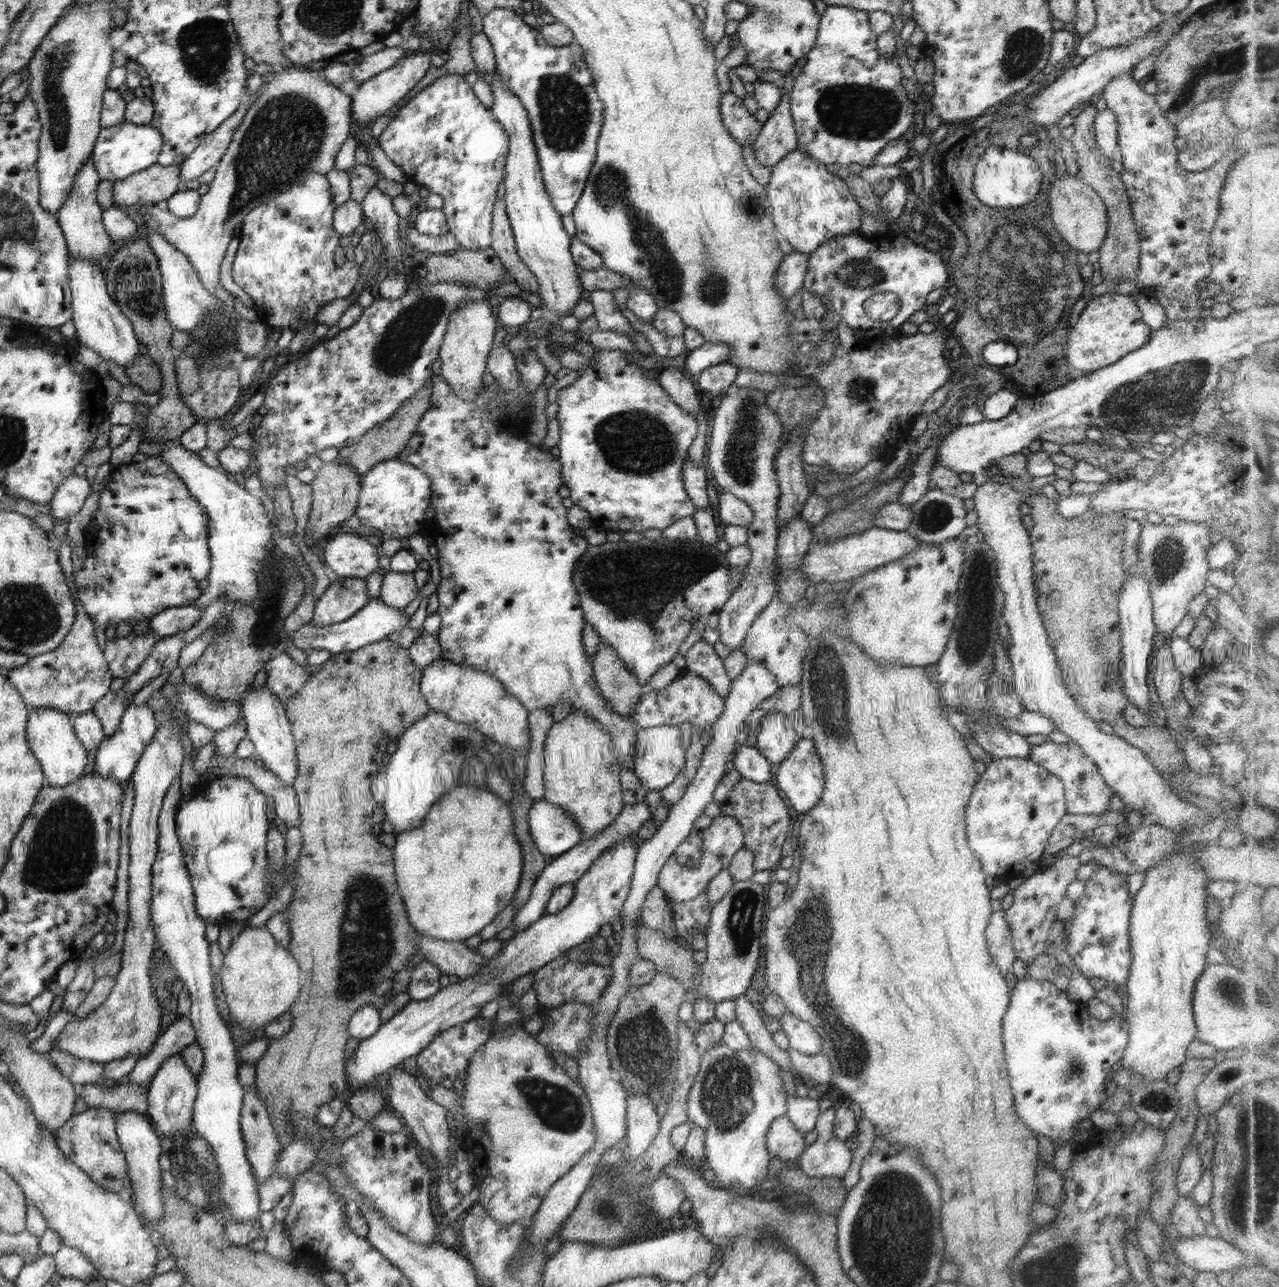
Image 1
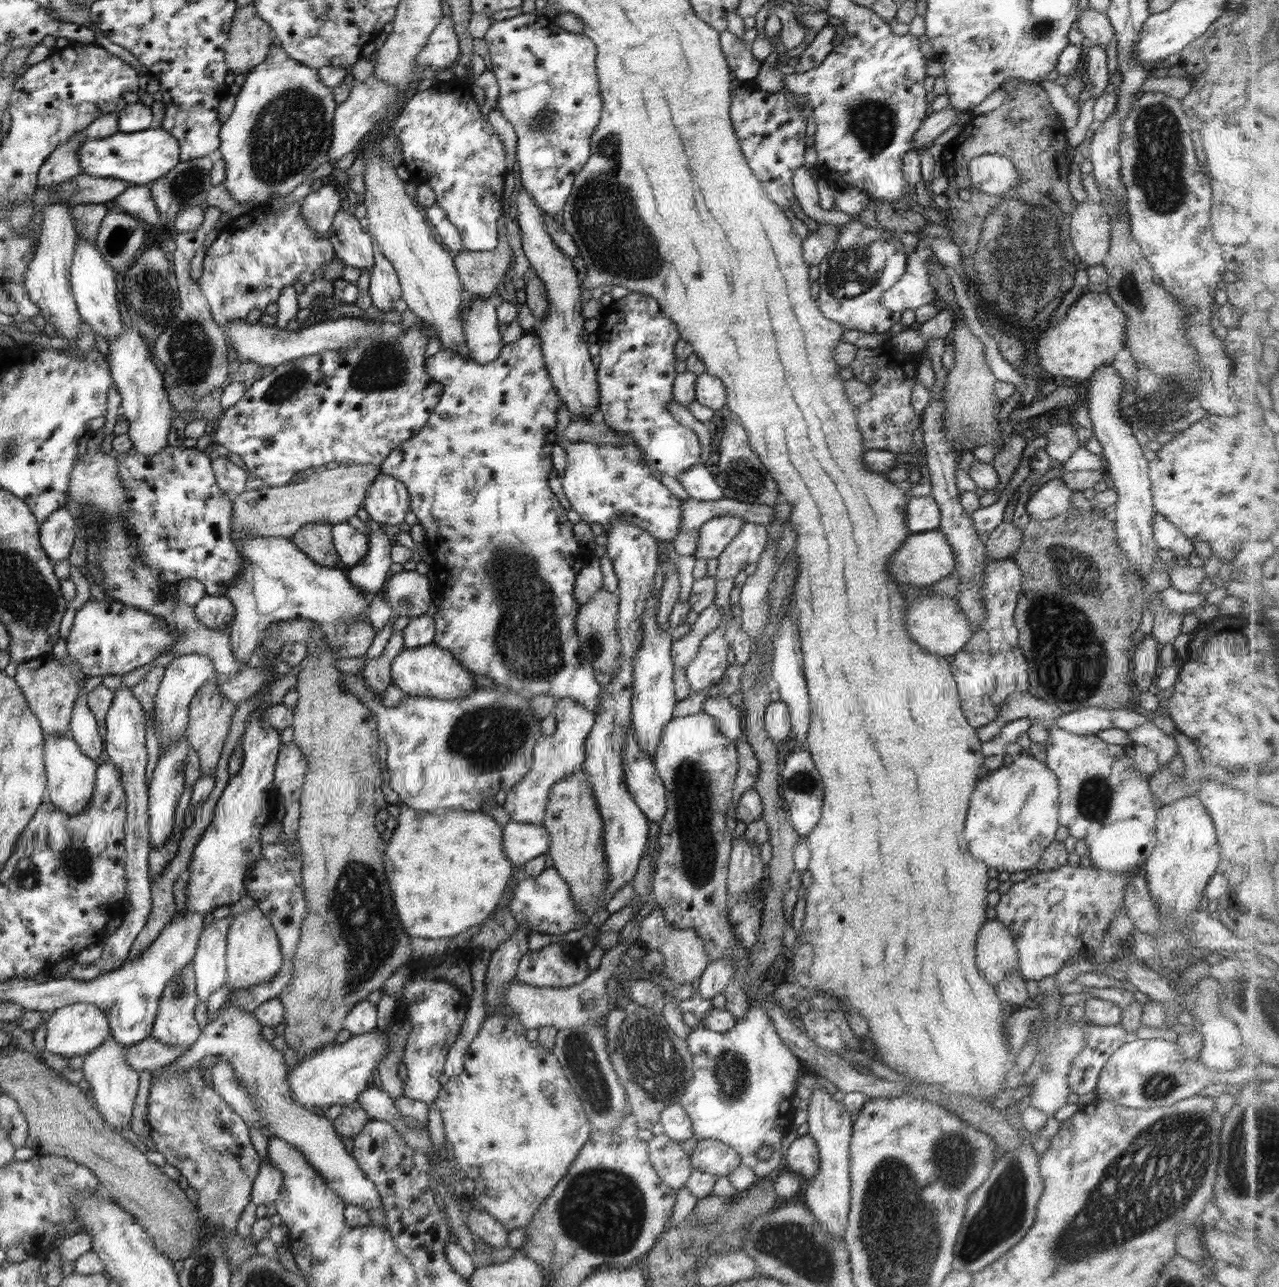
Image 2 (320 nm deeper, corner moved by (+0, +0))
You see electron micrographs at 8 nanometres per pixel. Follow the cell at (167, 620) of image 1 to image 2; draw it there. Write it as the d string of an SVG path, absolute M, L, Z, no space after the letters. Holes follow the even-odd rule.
M206 593L194 608L198 620L216 631L229 628L235 615L235 608L226 595L214 596Z

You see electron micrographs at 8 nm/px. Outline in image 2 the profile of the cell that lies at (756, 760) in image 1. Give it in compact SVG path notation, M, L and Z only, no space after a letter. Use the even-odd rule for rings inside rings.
M709 697L704 700L705 714L717 721L717 726L727 734L731 743L736 745L736 739L744 734L744 720L741 708L734 708L729 698Z

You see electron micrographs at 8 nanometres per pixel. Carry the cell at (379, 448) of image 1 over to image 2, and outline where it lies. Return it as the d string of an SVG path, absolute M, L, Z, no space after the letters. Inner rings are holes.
M340 464L336 468L313 471L292 484L281 487L262 485L238 495L232 503L231 539L241 544L249 536L275 536L293 540L295 532L310 523L346 523L366 502L367 492L382 468L371 464Z

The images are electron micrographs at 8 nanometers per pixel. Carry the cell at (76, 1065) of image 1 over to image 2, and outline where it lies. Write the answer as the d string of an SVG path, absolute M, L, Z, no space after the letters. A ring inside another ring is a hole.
M151 1037L143 1040L142 1043L128 1047L128 1064L131 1064L132 1068L138 1072L144 1070L152 1072L163 1066L169 1066L188 1049L188 1047L173 1047Z

